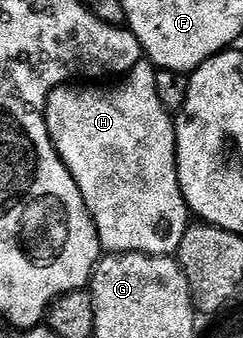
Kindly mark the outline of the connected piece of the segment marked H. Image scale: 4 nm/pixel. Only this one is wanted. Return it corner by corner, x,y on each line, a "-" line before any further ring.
150,62
139,63
128,75
122,76
116,87
111,85
64,85
54,87
47,98
47,128
49,137
61,157
61,161
69,169
73,181
77,181
77,189
81,189
81,197
85,197
85,205
97,225
99,246
104,252
120,255
166,255
174,256
181,245
181,237
185,237
189,226
187,202
179,188
177,173
177,153
175,152
175,119
172,112
161,105
161,97
157,97
156,68

